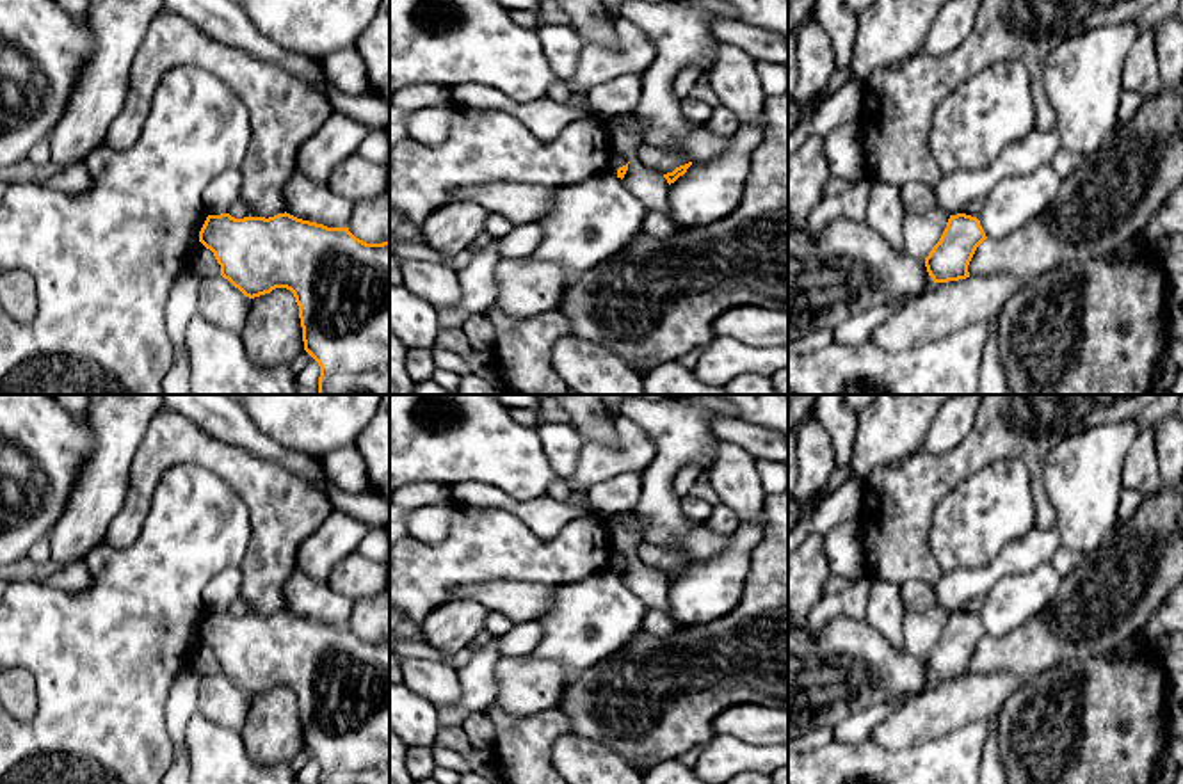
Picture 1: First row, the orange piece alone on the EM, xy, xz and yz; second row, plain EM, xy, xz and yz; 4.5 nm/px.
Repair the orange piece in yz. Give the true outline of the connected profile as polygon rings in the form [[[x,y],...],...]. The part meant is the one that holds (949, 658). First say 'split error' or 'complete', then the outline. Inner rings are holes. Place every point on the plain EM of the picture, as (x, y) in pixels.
complete; [[[966,612],[950,613],[939,640],[925,656],[932,679],[948,681],[970,676],[968,663],[986,636],[977,615]]]

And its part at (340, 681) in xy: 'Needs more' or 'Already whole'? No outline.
Already whole

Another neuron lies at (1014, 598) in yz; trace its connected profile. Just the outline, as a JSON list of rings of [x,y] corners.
[[[1051,562],[1000,578],[977,613],[987,636],[1003,636],[1041,613],[1057,596],[1062,576]]]

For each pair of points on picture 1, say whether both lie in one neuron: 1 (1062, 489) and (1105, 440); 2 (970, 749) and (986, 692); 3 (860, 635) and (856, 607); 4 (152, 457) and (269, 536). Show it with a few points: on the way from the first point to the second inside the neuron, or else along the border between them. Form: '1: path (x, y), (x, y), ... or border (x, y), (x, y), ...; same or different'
1: path (1075, 477), (1100, 452); same
2: border (991, 715), (940, 736); different
3: border (863, 617), (833, 617), (819, 635); different
4: path (189, 452), (210, 452), (221, 457), (262, 498); same

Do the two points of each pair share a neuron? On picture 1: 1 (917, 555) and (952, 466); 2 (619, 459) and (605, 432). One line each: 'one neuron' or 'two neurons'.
1: one neuron
2: two neurons

